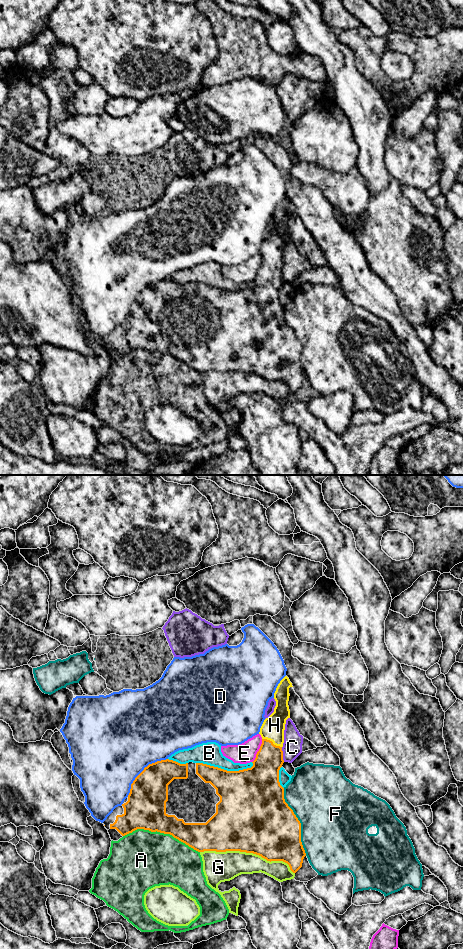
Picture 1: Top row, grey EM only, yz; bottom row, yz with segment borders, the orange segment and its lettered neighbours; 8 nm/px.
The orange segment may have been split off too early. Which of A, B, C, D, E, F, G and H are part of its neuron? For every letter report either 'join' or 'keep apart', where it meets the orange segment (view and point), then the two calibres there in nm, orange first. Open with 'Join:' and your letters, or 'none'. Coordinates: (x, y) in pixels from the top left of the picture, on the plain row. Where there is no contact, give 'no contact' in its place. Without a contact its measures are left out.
Join: H
A: keep apart; meets orange in yz at (161, 352); 320 nm thick on the orange side, 460 nm on the other
B: keep apart; meets orange in yz at (225, 290); 400 nm thick on the orange side, 180 nm on the other
C: keep apart; meets orange in yz at (282, 274); 260 nm thick on the orange side, 160 nm on the other
D: keep apart; meets orange in yz at (142, 291); 300 nm thick on the orange side, 500 nm on the other
E: keep apart; meets orange in yz at (258, 271); 280 nm thick on the orange side, 170 nm on the other
F: keep apart; meets orange in yz at (299, 342); 460 nm thick on the orange side, 480 nm on the other
G: keep apart; meets orange in yz at (248, 372); 500 nm thick on the orange side, 240 nm on the other
H: join; meets orange in yz at (272, 262); 220 nm thick on the orange side, 180 nm on the other

